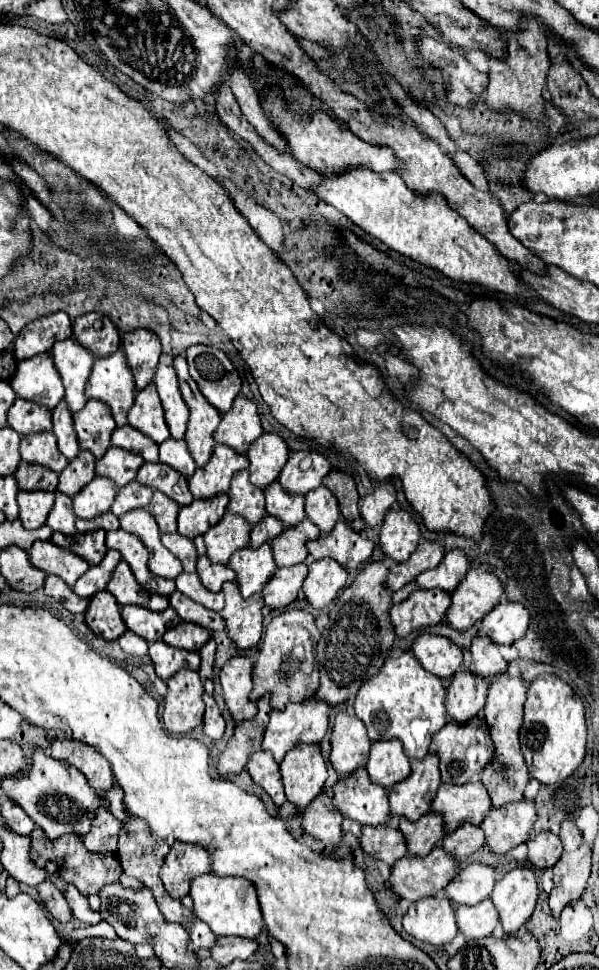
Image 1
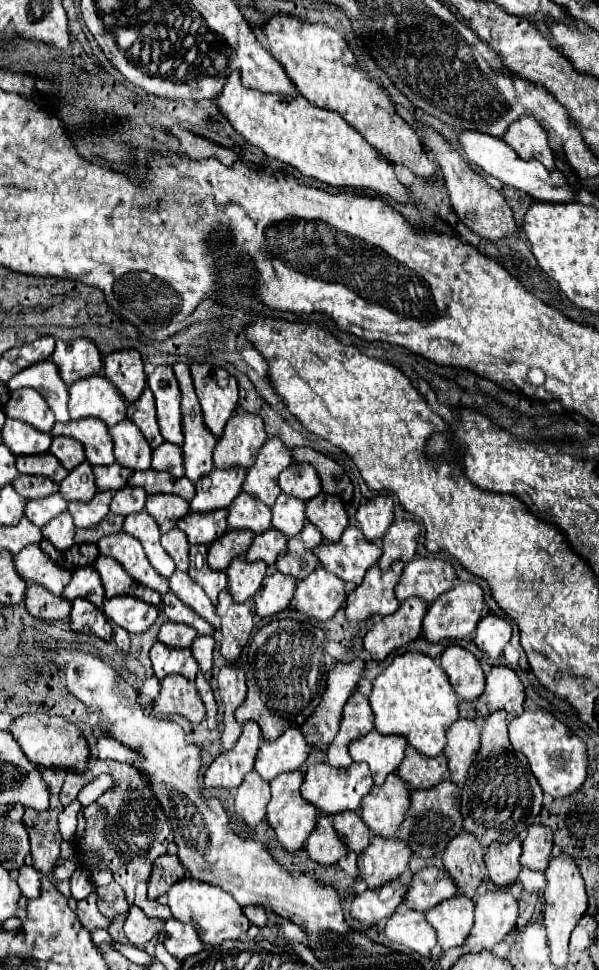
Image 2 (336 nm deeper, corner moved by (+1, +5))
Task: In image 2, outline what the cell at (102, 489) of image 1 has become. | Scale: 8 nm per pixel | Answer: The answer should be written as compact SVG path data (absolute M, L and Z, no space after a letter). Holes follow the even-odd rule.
M96 493L92 501L88 503L68 503L68 513L74 519L76 527L94 527L98 521L102 521L110 511L108 505L112 501L112 493Z

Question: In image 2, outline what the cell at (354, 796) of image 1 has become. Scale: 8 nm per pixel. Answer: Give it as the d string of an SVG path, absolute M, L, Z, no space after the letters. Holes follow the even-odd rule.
M314 763L306 769L304 773L304 783L300 787L300 795L312 803L314 807L318 807L320 811L328 813L328 815L336 815L342 811L360 811L360 803L362 799L370 793L372 789L372 775L368 765L364 763L352 763L348 769L334 769L328 763Z

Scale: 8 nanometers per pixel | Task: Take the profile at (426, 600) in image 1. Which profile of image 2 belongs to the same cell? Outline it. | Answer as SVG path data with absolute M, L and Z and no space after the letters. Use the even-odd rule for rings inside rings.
M410 597L400 603L396 613L374 619L362 639L362 649L372 661L380 663L390 655L390 651L418 639L422 635L426 607L428 605L420 597Z

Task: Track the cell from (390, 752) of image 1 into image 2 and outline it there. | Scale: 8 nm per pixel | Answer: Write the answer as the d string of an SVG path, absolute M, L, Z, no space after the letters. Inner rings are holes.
M372 729L368 735L350 743L350 757L356 763L368 763L374 785L382 785L384 779L402 763L404 749L406 739L402 735L382 735Z

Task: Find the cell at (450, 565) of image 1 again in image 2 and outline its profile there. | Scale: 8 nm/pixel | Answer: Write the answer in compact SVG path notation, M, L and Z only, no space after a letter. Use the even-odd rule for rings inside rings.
M414 559L404 567L404 573L396 585L398 601L408 597L420 597L426 603L434 601L442 593L456 585L454 569L442 559Z

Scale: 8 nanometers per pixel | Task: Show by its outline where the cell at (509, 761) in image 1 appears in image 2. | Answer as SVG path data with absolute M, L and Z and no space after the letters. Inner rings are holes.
M492 713L484 719L478 757L468 771L466 785L462 787L460 813L464 817L464 831L472 833L484 849L492 843L506 845L540 815L542 795L544 793L538 781L534 781L526 757L514 751L508 739L506 713Z

